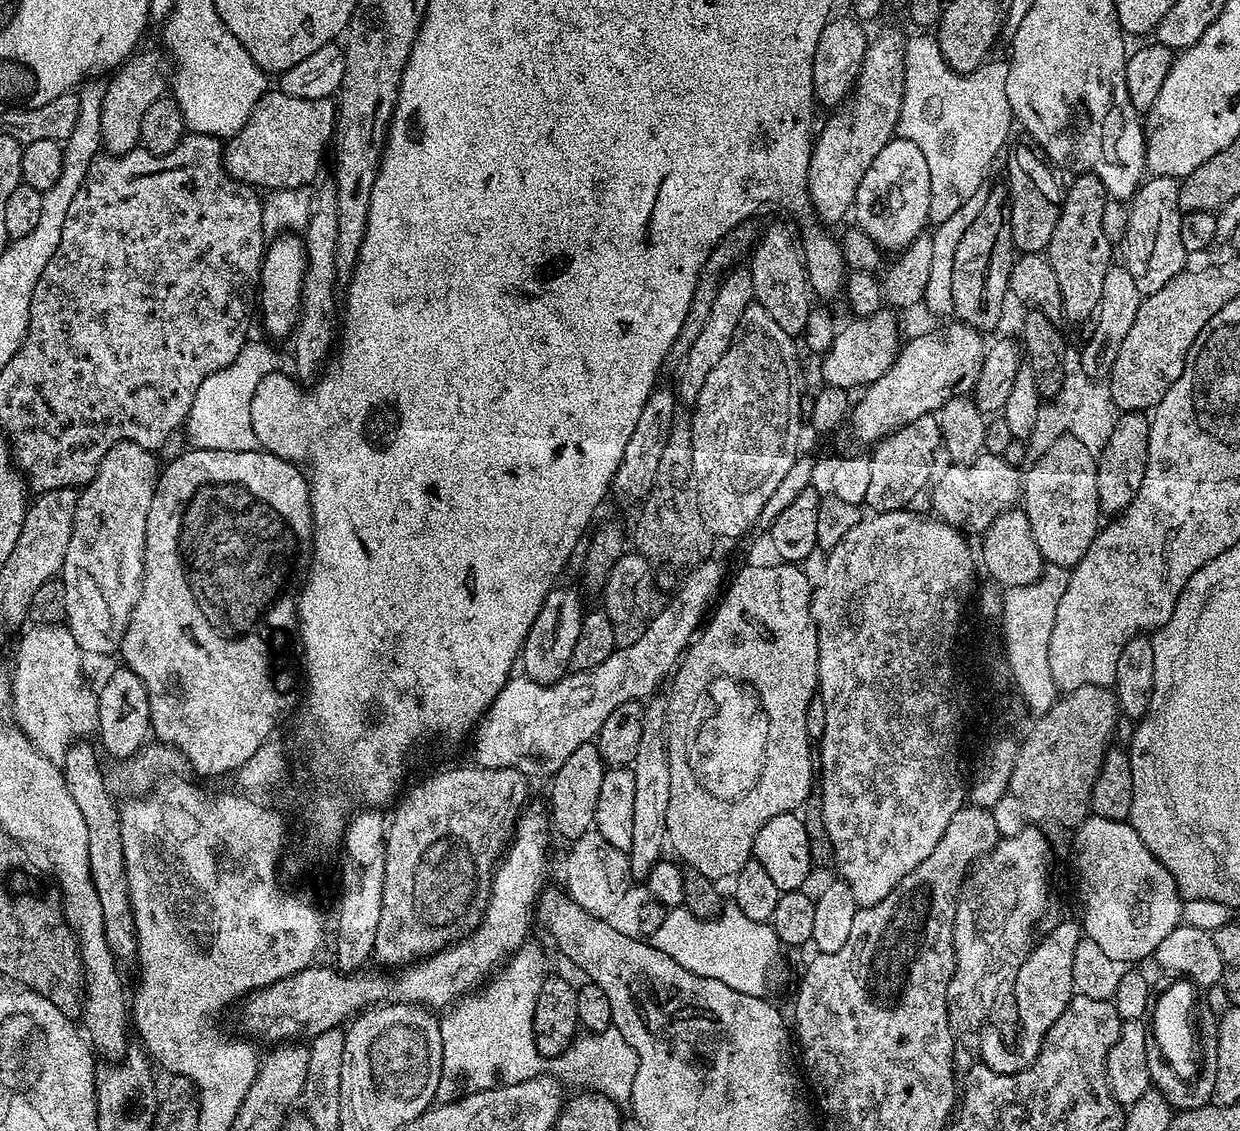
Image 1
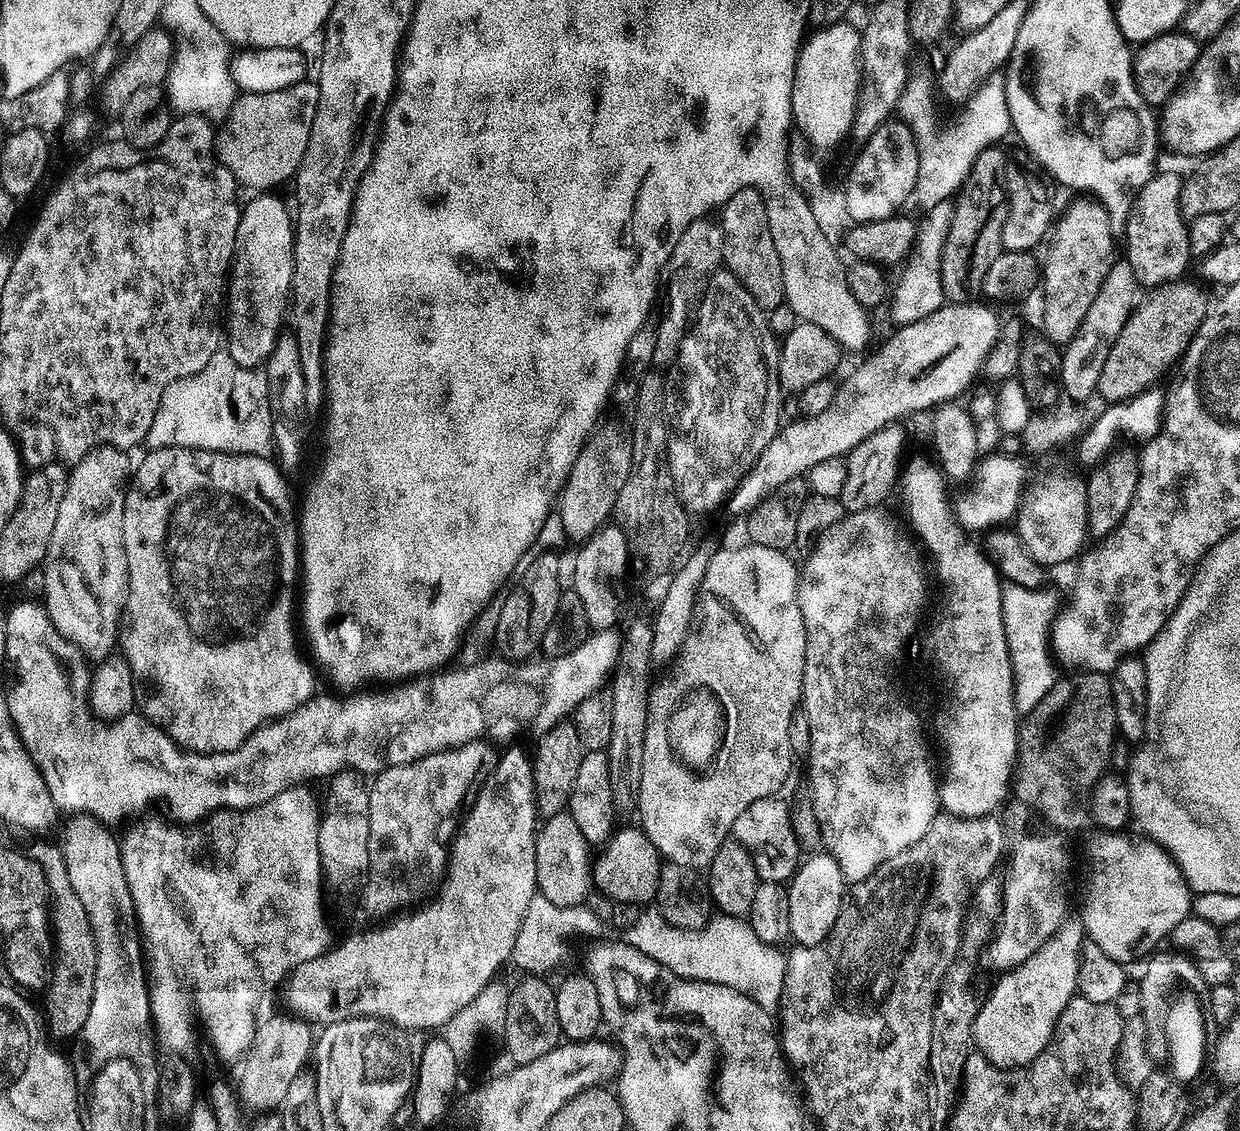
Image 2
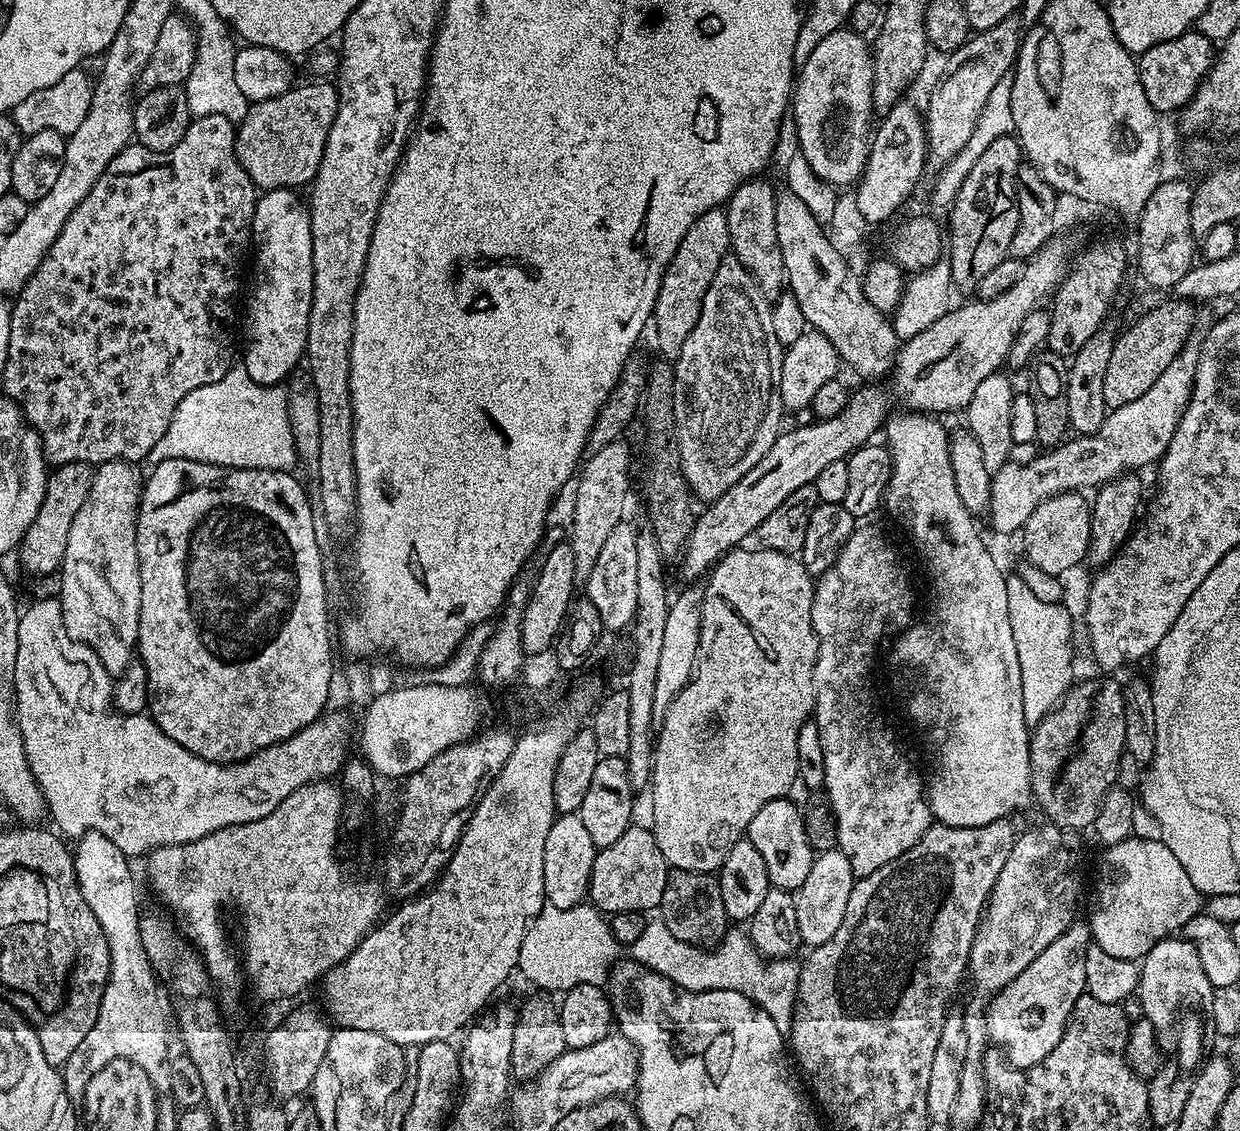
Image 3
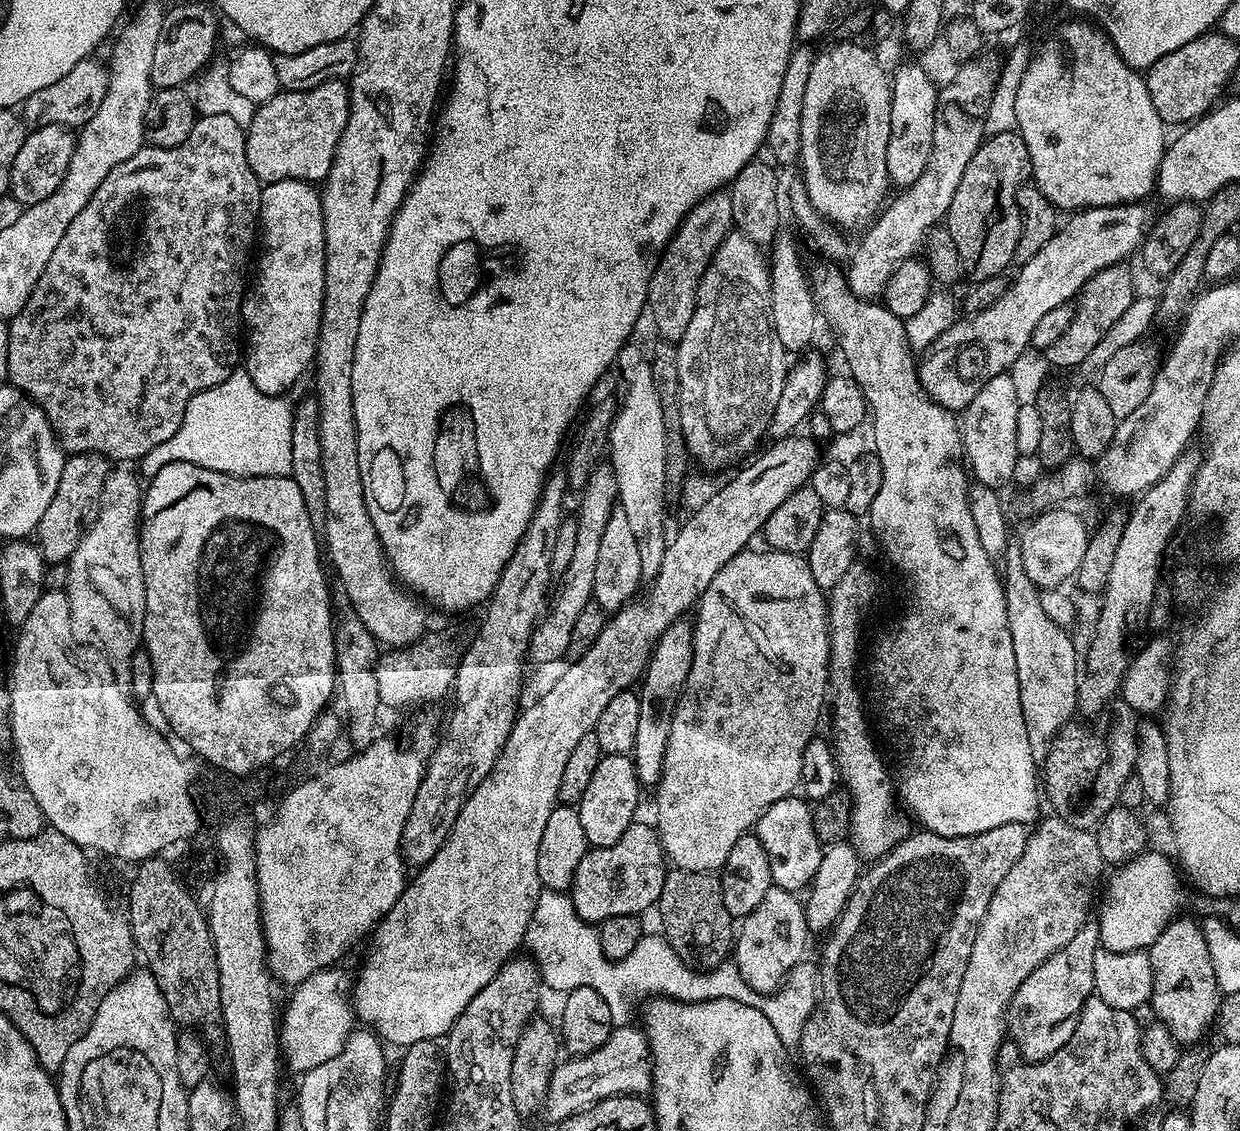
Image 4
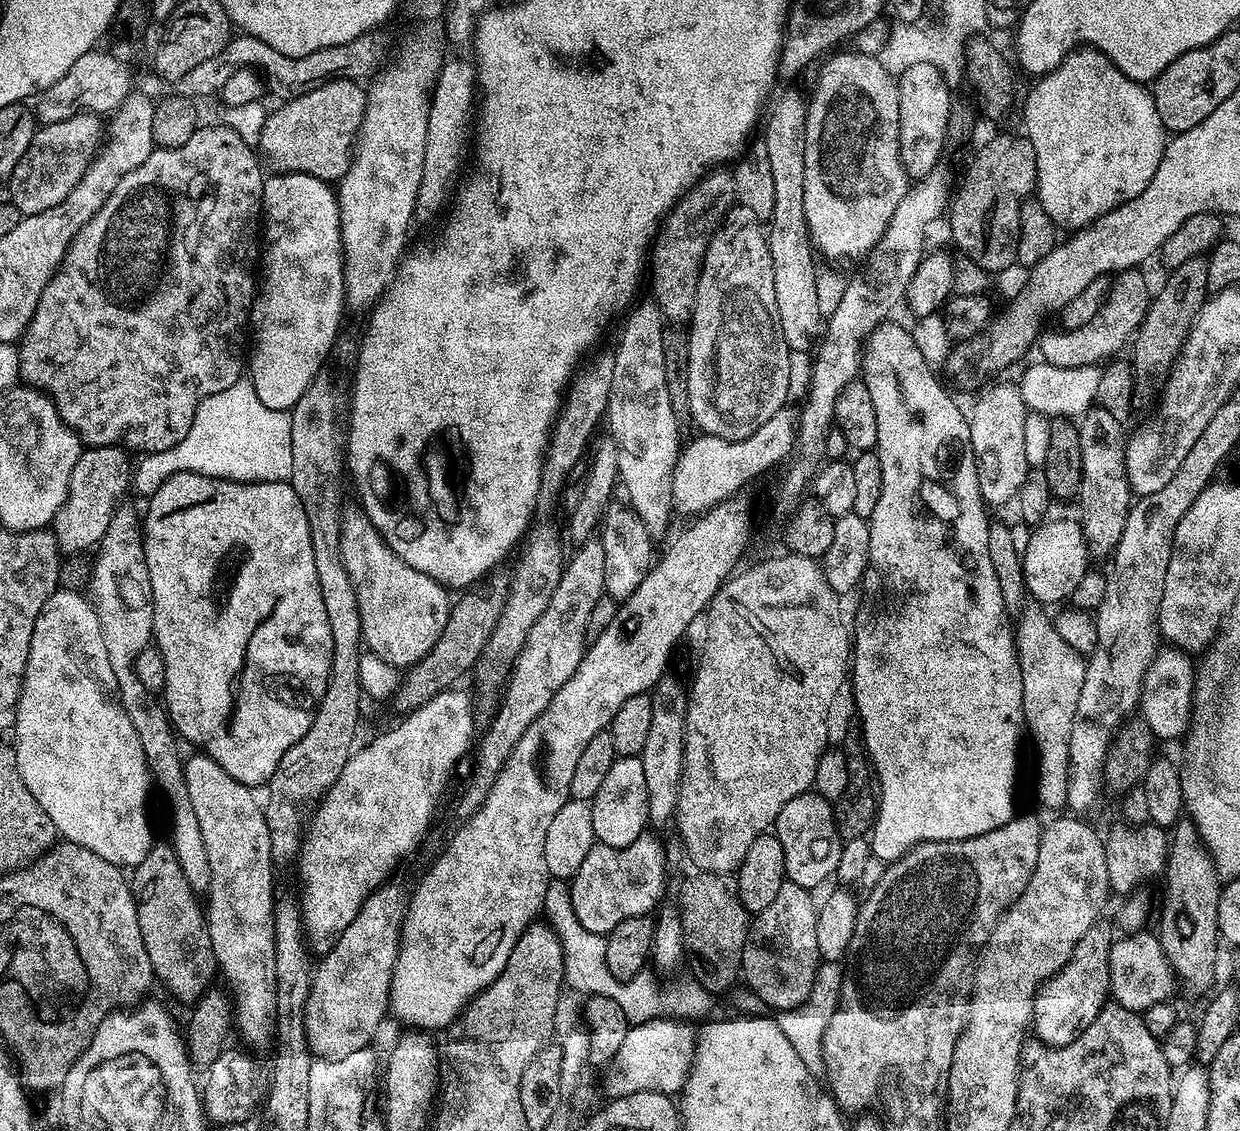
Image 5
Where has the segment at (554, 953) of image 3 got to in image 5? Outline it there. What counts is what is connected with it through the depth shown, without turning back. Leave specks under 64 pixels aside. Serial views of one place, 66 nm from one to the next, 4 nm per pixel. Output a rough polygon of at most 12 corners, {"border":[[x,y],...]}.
{"border":[[549,879],[542,912],[563,949],[565,985],[582,996],[636,992],[605,960],[606,938],[574,913],[569,883]]}

